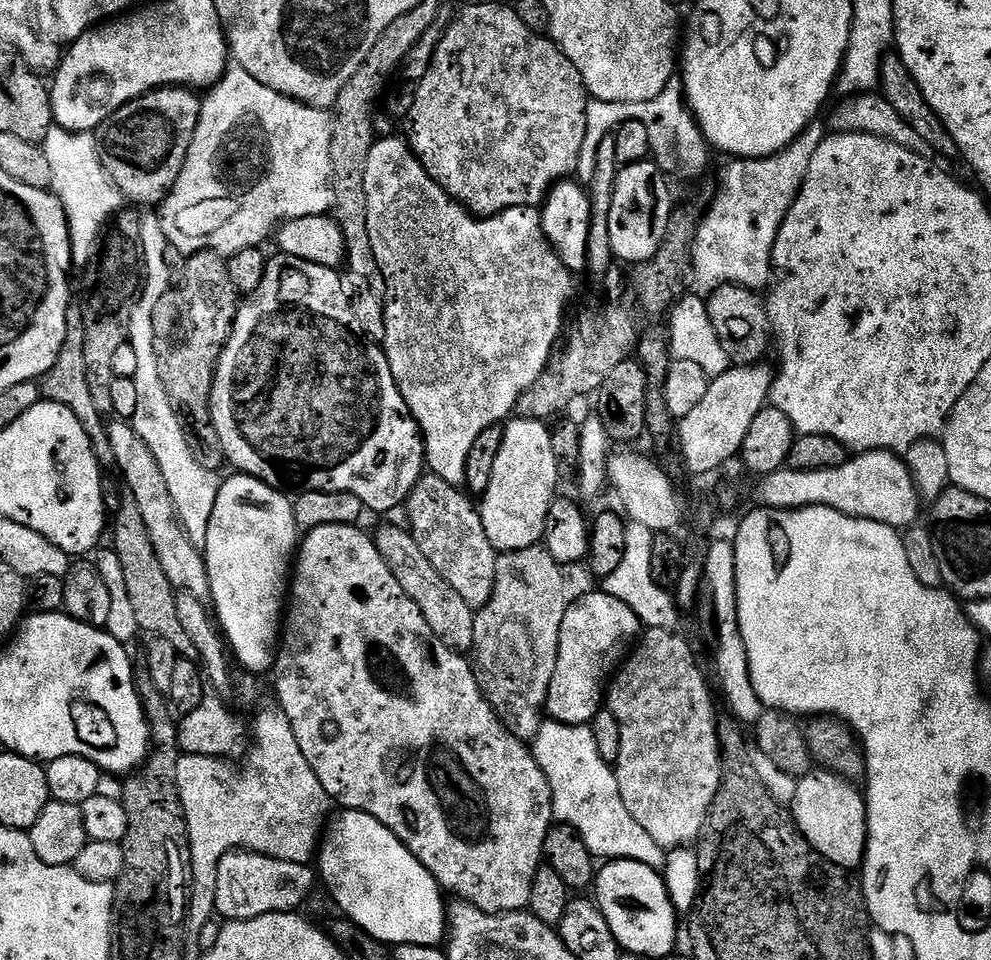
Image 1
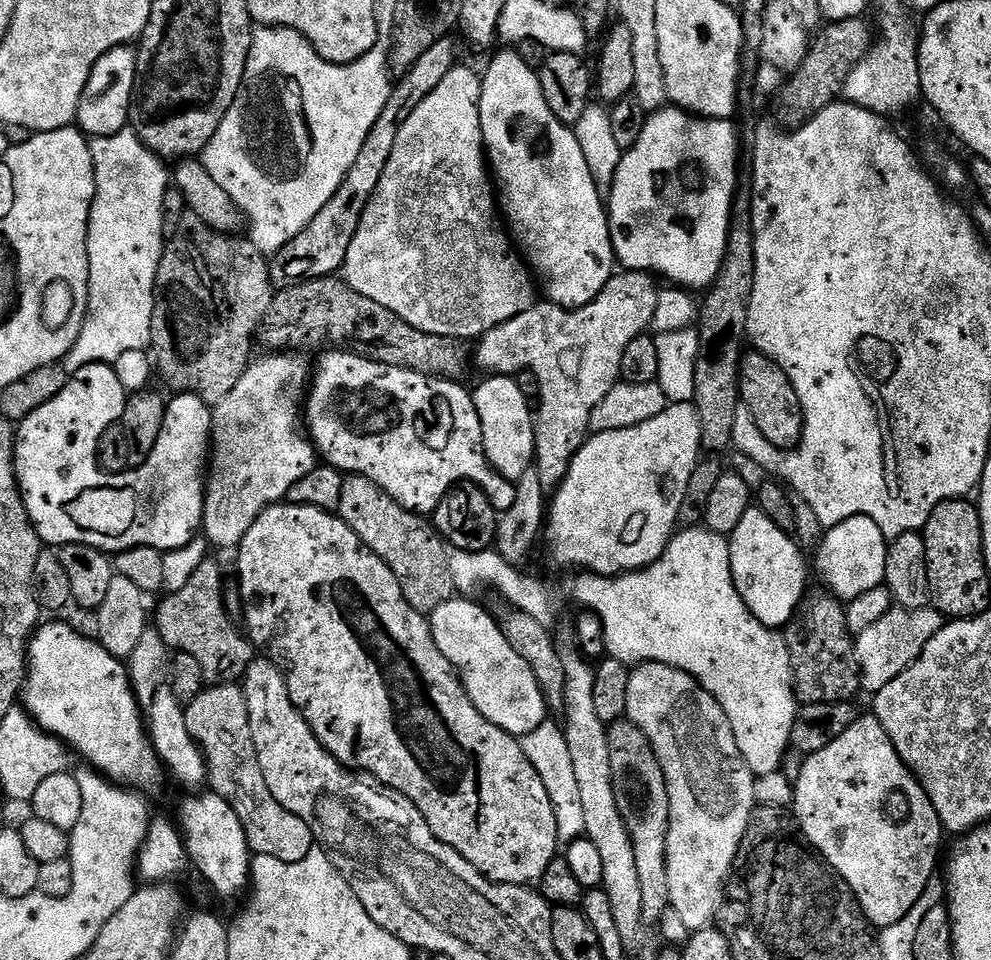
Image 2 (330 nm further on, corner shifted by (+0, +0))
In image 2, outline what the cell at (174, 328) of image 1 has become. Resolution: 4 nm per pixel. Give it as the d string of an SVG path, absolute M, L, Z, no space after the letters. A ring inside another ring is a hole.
M186 214L181 218L181 226L172 240L164 245L164 253L158 266L156 275L156 301L154 302L154 314L152 315L152 342L150 345L150 355L154 361L155 371L173 388L176 392L184 392L188 396L197 396L202 398L209 406L215 406L230 394L230 390L238 384L238 378L246 371L250 363L250 357L253 355L252 344L248 339L255 337L260 331L260 323L264 320L266 310L270 310L270 302L274 295L274 289L271 284L270 274L268 273L269 257L263 252L259 252L253 246L251 239L245 238L240 234L229 234L226 232L216 232L210 226L202 222L202 218Z

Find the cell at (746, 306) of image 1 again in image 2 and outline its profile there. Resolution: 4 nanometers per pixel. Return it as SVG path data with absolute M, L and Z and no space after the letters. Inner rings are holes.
M755 350L745 351L740 361L740 403L743 411L752 415L749 416L751 423L773 449L791 450L800 443L804 436L804 415L798 394L782 366Z

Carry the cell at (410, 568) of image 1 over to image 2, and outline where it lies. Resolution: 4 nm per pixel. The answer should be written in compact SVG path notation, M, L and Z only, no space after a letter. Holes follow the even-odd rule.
M345 475L342 486L342 502L338 513L358 534L360 541L370 549L392 573L402 586L402 594L414 610L431 614L442 602L453 599L456 587L454 578L450 578L448 548L439 532L431 523L428 524L419 512L406 510L390 494L386 494L370 478L365 476Z

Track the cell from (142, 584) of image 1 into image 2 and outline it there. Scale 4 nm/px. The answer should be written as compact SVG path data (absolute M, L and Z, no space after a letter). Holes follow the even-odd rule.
M204 559L202 566L190 574L190 582L186 582L182 590L165 595L165 600L154 608L154 627L169 650L185 652L197 660L205 685L235 684L243 681L258 652L241 625L232 621L235 619L228 611L224 572L219 562L212 559Z

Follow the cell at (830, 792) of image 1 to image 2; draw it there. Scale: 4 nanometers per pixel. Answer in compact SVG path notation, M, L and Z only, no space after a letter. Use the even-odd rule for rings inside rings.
M874 714L861 715L854 722L854 726L850 726L850 730L845 730L839 738L834 738L834 742L830 742L830 746L818 750L813 756L809 756L803 761L801 772L794 781L790 808L794 813L796 823L804 832L804 837L818 849L820 855L824 857L824 861L850 886L850 890L856 895L856 901L862 906L866 918L877 930L893 926L894 922L899 922L906 917L906 914L914 909L918 898L921 898L932 876L938 872L936 863L940 860L940 843L946 839L944 827L938 818L938 810L934 810L934 802L930 802L926 790L916 781L916 775L902 762L898 750L894 750L894 742L890 742L890 734L886 734L886 730L882 730L882 722L878 722L878 718Z

